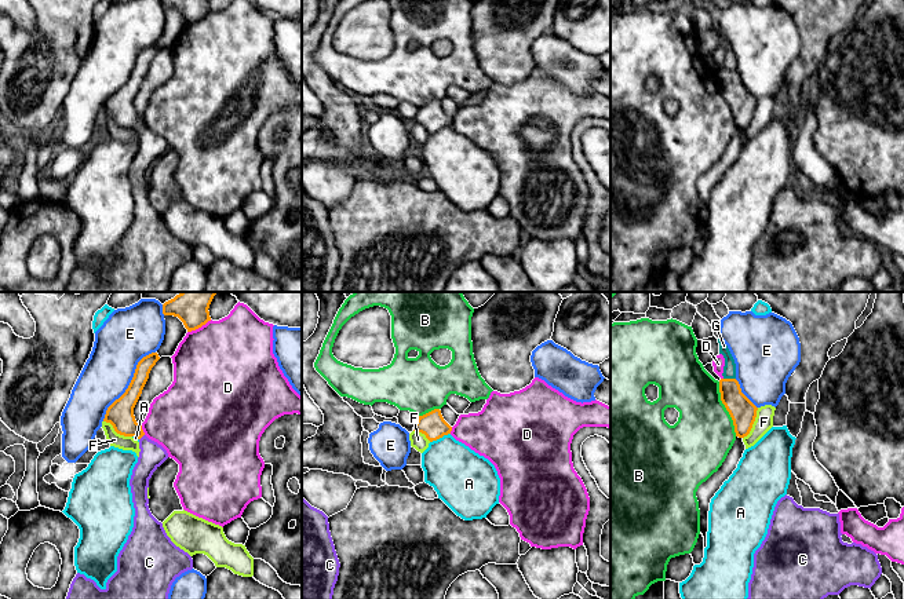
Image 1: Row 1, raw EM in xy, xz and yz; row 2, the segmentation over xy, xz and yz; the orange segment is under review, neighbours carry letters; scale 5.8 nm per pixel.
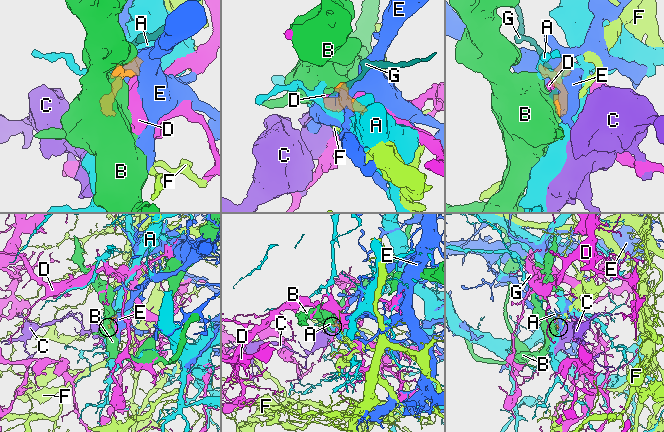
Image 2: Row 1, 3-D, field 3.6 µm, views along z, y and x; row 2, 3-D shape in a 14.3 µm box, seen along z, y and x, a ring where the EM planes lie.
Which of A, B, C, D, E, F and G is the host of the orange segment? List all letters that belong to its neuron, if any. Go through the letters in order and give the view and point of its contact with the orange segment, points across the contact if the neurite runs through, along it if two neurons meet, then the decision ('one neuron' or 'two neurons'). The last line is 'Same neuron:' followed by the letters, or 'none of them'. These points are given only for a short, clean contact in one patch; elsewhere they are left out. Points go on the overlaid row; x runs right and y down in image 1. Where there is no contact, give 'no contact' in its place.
A: meets orange in xz at (440, 437); border along xz (449, 433), (430, 442); two neurons
B: meets orange in yz at (726, 409); two neurons
C: meets orange in xy at (142, 435); runs through xy (120, 413), (142, 435), (152, 455); one neuron
D: meets orange in xy at (199, 327); two neurons
E: meets orange in xy at (130, 383); two neurons
F: meets orange in yz at (753, 423); border along yz (758, 408), (753, 427), (743, 438); two neurons
G: meets orange in yz at (729, 379); two neurons
Same neuron: C

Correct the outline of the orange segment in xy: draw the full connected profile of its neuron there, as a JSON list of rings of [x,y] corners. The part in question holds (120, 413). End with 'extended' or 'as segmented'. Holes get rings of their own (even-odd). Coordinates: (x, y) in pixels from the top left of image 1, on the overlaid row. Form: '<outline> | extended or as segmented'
[[[152,353],[138,362],[128,388],[107,408],[103,419],[117,434],[136,437],[141,449],[130,479],[134,527],[117,556],[117,571],[107,580],[105,589],[77,573],[66,599],[168,599],[175,578],[193,569],[192,556],[171,541],[147,505],[149,479],[168,459],[168,453],[145,435],[135,420],[134,408],[158,359],[158,354]]] | extended

